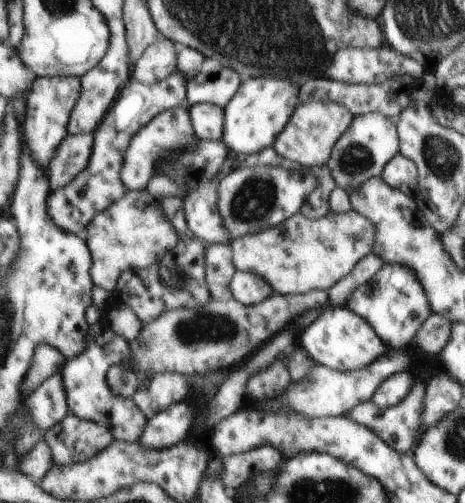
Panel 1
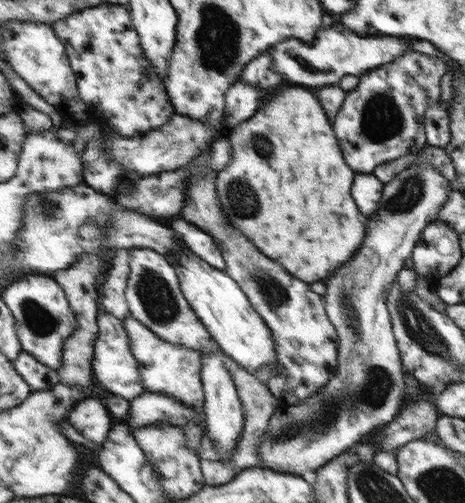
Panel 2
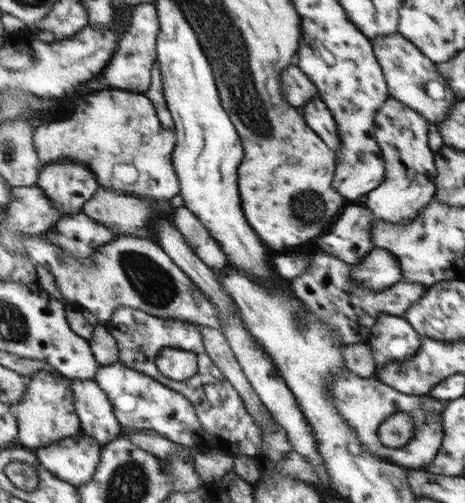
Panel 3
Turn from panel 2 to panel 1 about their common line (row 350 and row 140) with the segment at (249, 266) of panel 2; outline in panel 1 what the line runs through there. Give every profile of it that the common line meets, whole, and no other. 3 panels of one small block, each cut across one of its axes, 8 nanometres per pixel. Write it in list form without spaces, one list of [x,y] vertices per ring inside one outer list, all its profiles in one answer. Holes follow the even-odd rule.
[[[331,101],[307,102],[307,104],[301,102],[295,110],[294,117],[287,124],[286,130],[283,130],[278,141],[275,142],[274,148],[283,158],[299,163],[302,167],[328,165],[335,146],[349,129],[352,121],[353,116],[343,104]]]

